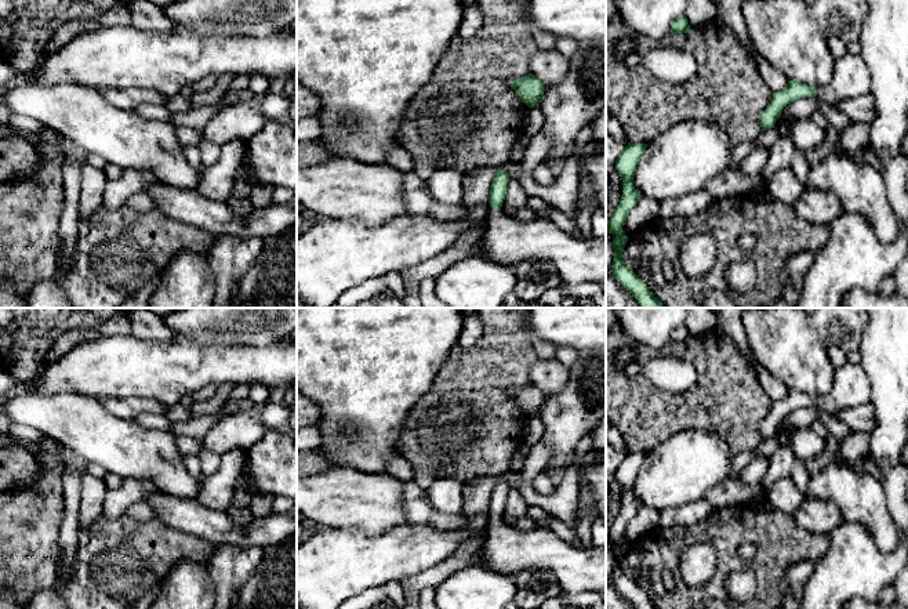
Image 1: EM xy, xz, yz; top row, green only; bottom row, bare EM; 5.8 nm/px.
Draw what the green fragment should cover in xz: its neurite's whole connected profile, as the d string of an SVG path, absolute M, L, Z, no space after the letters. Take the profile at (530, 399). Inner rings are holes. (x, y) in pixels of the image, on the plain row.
M533 383L509 391L519 407L529 416L537 416L545 400L545 395Z

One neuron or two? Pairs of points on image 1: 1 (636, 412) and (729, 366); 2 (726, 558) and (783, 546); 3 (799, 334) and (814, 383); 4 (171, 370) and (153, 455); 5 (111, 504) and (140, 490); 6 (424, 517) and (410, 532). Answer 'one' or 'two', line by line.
1: one
2: one
3: one
4: two
5: one
6: two

